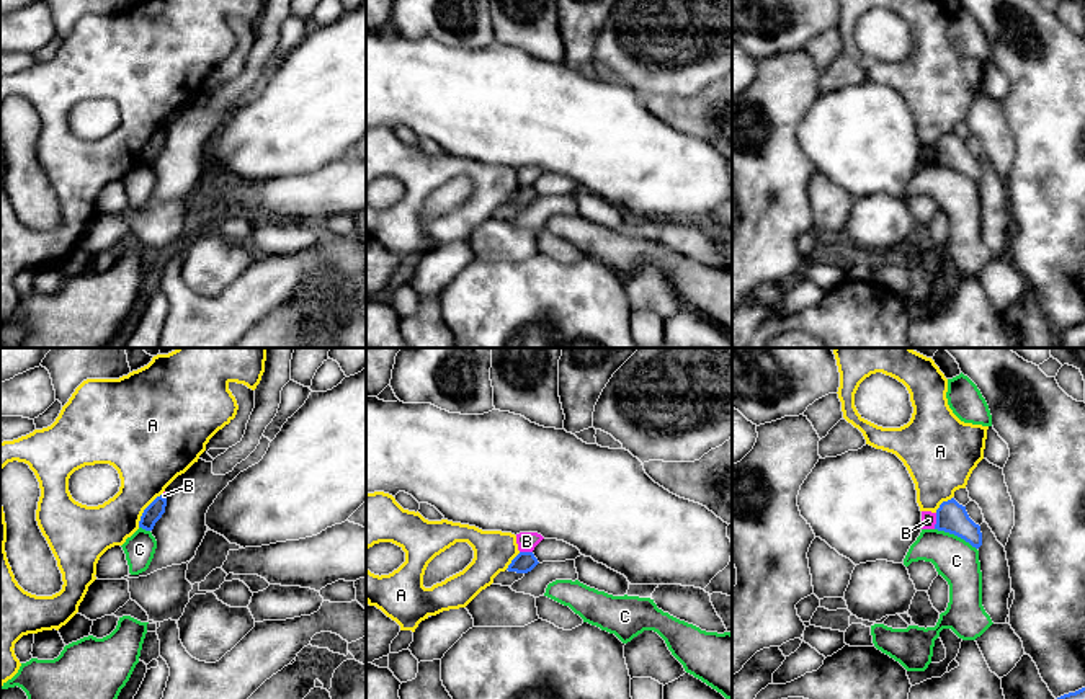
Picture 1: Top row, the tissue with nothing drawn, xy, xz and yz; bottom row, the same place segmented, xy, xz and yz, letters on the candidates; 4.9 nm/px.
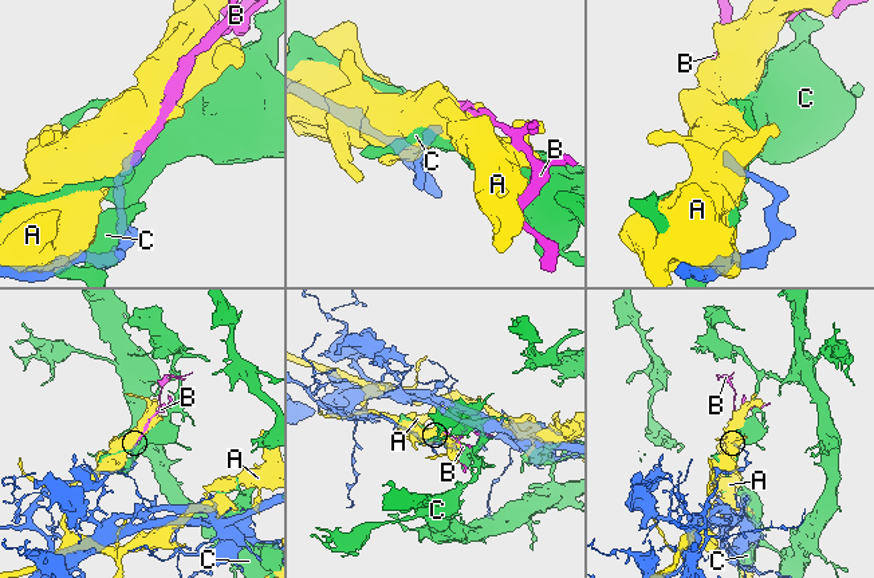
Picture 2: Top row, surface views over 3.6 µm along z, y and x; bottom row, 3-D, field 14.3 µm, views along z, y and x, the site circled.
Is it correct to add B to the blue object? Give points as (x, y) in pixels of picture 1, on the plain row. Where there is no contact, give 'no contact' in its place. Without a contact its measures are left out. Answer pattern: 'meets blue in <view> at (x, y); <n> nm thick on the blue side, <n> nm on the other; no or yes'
meets blue in yz at (937, 155); 150 nm thick on the blue side, 80 nm on the other; no

